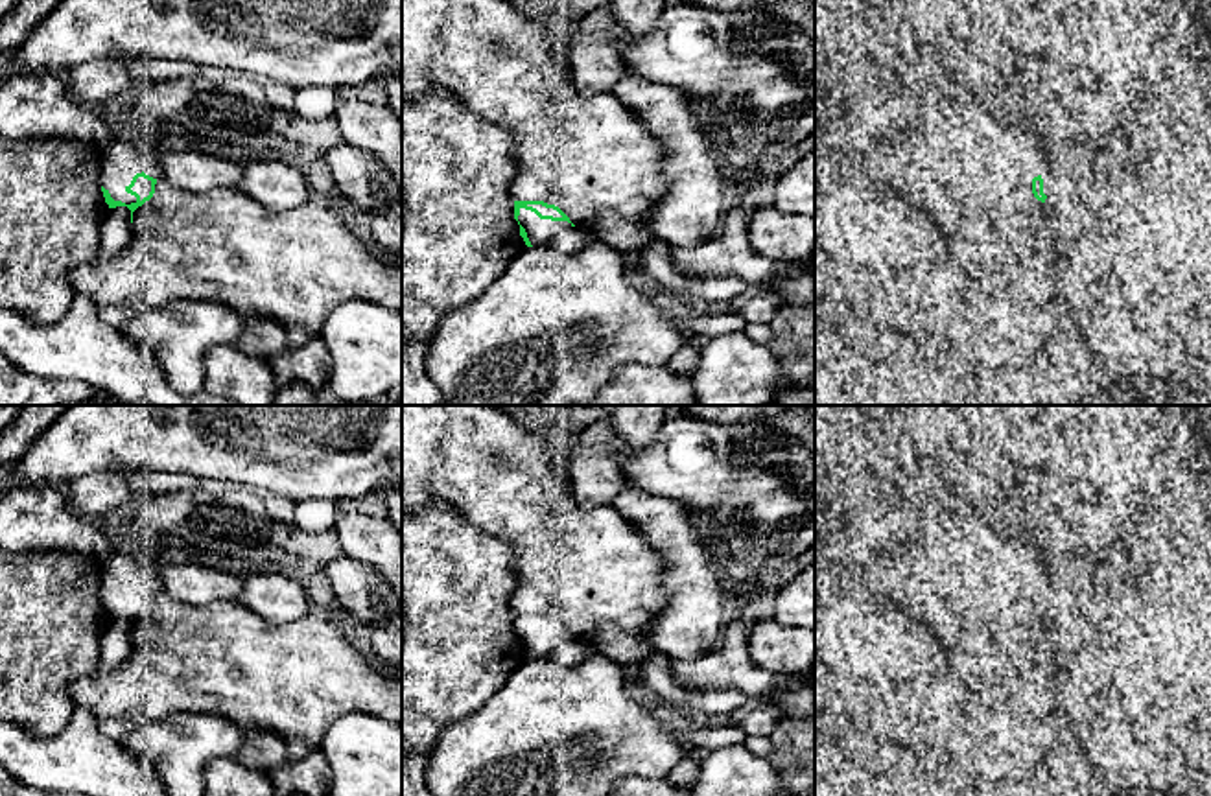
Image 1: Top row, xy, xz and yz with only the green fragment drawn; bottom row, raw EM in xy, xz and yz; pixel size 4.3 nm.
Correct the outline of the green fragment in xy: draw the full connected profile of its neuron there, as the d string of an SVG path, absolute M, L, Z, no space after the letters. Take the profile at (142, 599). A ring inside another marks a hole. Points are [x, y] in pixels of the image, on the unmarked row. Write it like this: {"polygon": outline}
{"polygon": "M159 566L146 569L142 580L144 580L144 584L136 586L133 590L131 597L125 599L125 604L136 610L136 614L131 617L114 614L111 610L109 603L105 603L101 599L101 604L103 604L103 610L105 610L105 615L109 617L109 621L127 619L131 623L131 650L125 656L125 660L111 673L98 669L96 674L83 676L70 684L72 700L76 704L90 708L100 719L131 720L136 715L140 719L140 722L153 722L153 720L160 720L160 719L166 719L166 717L181 713L181 711L212 713L212 715L230 720L236 728L241 730L243 735L251 735L251 733L258 733L258 732L276 733L286 743L288 759L291 759L291 761L299 761L304 755L308 755L312 750L321 748L326 730L339 717L348 715L348 713L378 717L378 719L393 722L394 726L398 726L402 730L402 676L396 678L396 676L385 676L385 674L378 673L369 663L369 660L354 645L350 645L345 639L343 630L339 628L339 625L335 623L335 619L330 614L315 610L299 621L293 621L288 625L276 625L262 615L254 614L253 610L245 608L238 601L210 601L210 603L205 603L199 606L181 603L166 591Z"}

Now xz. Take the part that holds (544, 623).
{"polygon": "M402 405L402 516L424 509L428 503L444 503L463 516L472 527L487 536L503 540L514 551L514 569L518 588L509 604L514 612L514 632L520 623L531 623L540 632L568 634L575 639L584 639L601 625L616 625L627 632L651 634L653 625L669 604L669 593L664 586L665 560L651 540L612 505L581 509L573 498L571 481L562 475L558 453L546 442L540 433L533 433L520 426L512 413L496 409L494 405Z"}

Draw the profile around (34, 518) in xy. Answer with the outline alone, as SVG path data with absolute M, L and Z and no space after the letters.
M18 485L0 496L0 551L68 551L103 564L114 547L92 520L70 507L66 492L59 486Z

